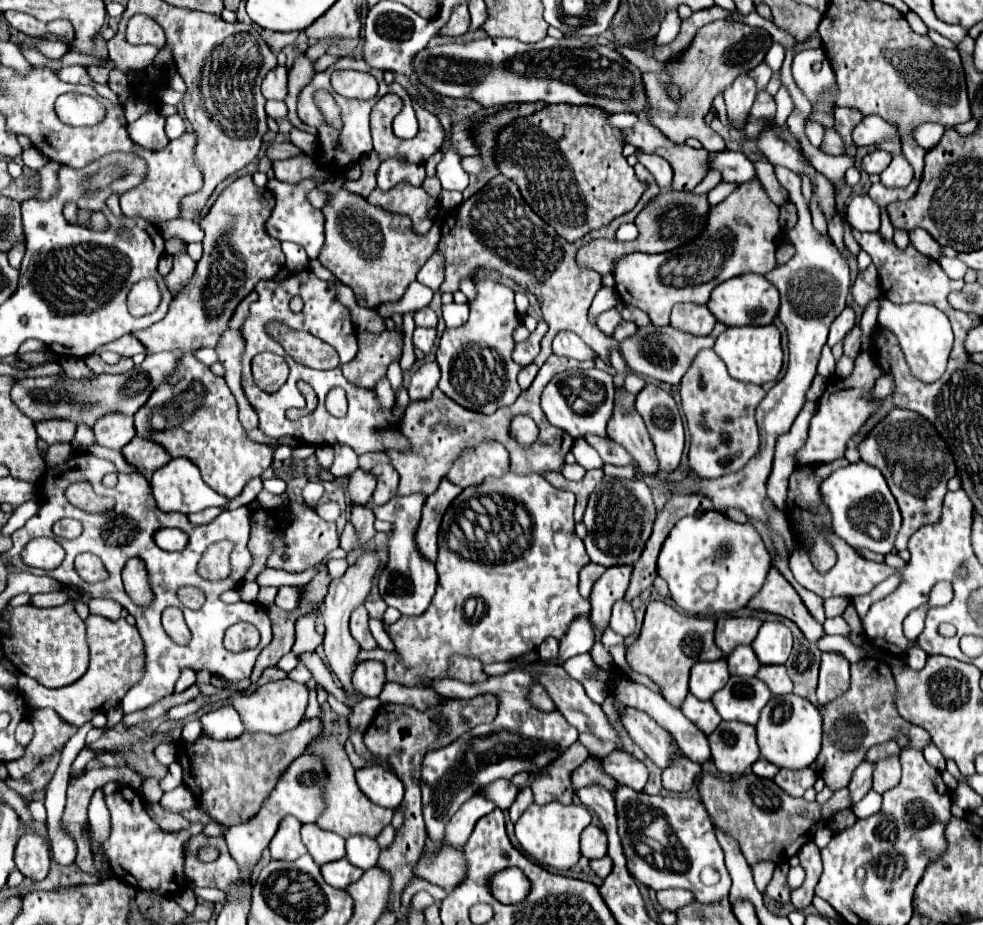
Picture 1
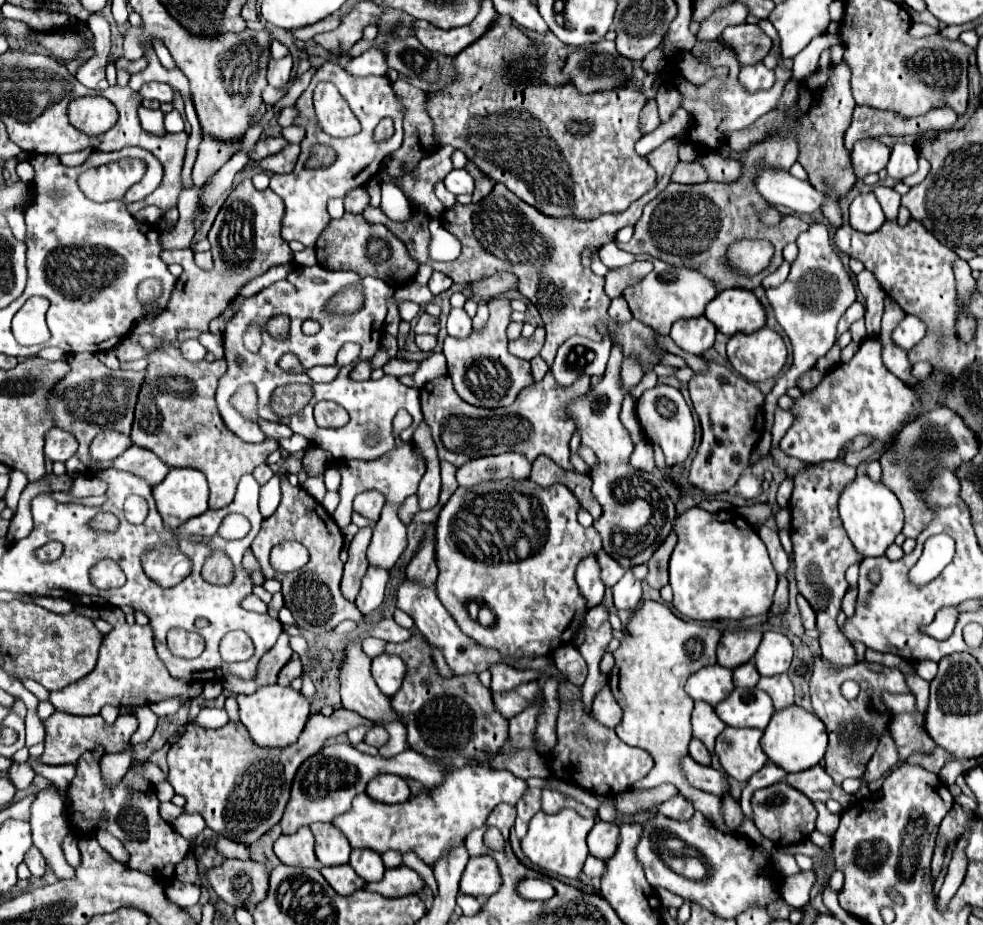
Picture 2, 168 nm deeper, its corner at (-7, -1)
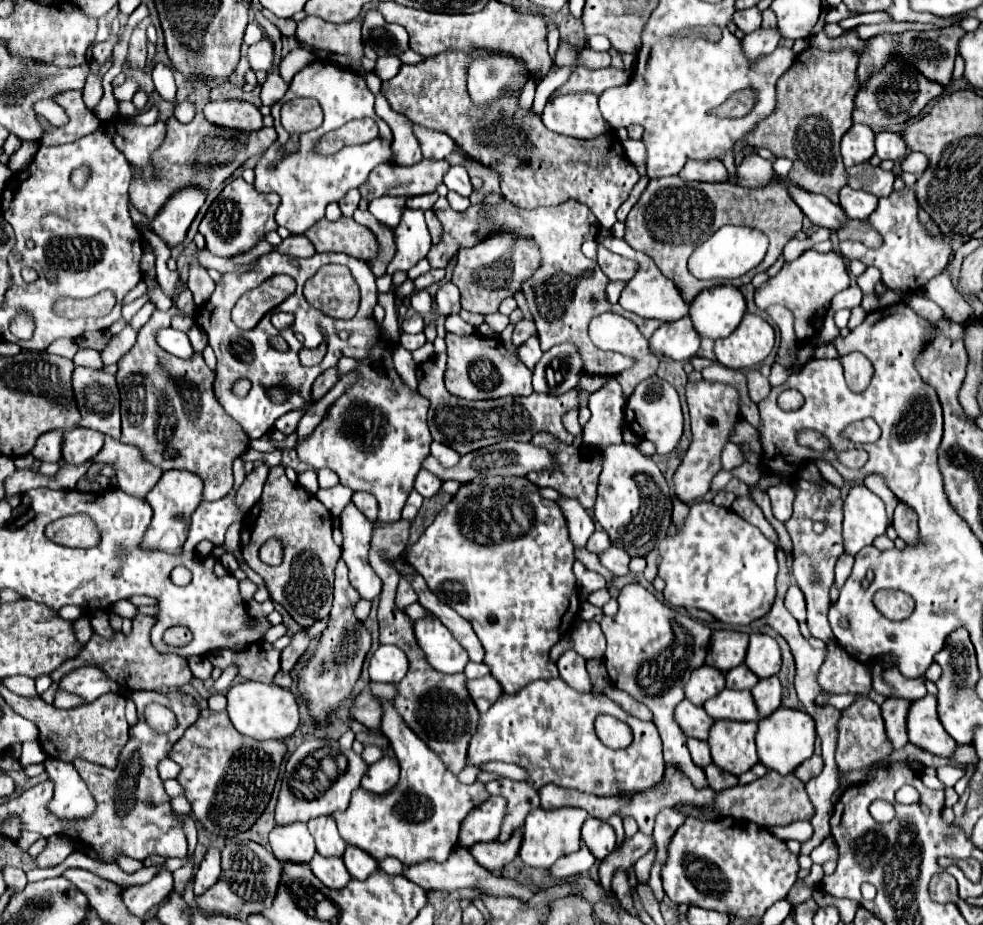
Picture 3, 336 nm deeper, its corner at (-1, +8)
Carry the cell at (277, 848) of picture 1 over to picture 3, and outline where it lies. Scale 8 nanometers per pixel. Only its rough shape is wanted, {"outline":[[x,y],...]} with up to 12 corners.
{"outline":[[306,823],[270,831],[278,861],[308,863],[316,849]]}

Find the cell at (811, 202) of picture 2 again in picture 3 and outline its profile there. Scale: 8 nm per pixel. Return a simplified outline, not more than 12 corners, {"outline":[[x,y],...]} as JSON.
{"outline":[[788,181],[788,193],[816,225],[836,231],[846,215],[826,195]]}

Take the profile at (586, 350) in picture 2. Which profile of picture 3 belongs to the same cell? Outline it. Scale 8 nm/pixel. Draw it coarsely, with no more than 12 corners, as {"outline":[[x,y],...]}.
{"outline":[[564,341],[542,355],[532,385],[562,395],[578,385],[582,357]]}

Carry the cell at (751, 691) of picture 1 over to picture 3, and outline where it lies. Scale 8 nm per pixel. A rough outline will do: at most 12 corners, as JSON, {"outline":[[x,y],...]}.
{"outline":[[724,689],[704,703],[712,719],[760,721],[748,689]]}

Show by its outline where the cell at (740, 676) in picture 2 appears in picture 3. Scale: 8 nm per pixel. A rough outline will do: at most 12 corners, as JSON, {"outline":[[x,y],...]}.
{"outline":[[742,663],[726,671],[726,687],[752,689],[758,677]]}

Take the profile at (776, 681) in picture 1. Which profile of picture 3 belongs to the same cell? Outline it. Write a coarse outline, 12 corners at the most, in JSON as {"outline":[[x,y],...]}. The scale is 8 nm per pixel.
{"outline":[[760,679],[752,695],[760,717],[780,707],[780,679]]}

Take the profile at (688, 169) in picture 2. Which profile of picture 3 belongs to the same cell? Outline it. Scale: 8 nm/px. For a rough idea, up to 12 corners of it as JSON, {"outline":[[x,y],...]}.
{"outline":[[688,161],[684,181],[726,181],[720,161]]}

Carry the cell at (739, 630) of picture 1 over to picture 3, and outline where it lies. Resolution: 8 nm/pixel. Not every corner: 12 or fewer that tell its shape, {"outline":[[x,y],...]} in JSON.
{"outline":[[714,631],[706,663],[728,671],[744,661],[748,633]]}

